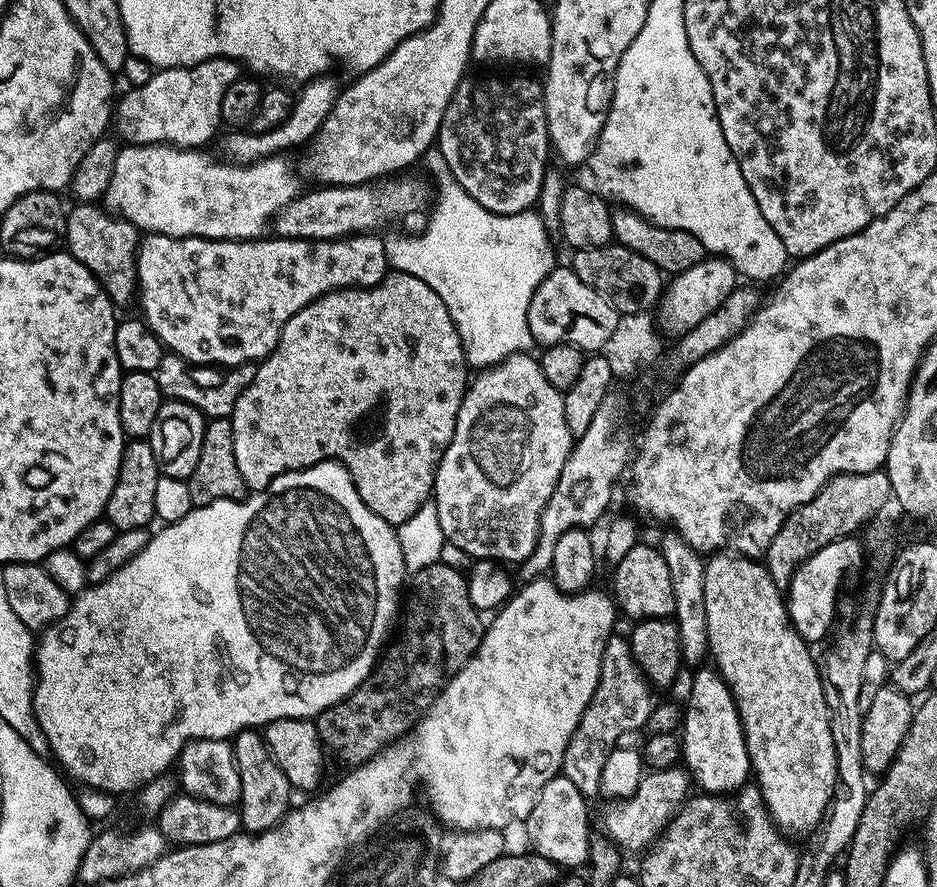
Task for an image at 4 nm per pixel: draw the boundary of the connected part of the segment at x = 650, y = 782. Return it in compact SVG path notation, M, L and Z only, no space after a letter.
M680 766L655 769L645 773L638 790L630 798L607 805L609 808L604 812L603 835L625 851L627 849L638 851L637 853L645 851L655 843L674 817L676 809L687 799L688 784L690 788L690 777Z

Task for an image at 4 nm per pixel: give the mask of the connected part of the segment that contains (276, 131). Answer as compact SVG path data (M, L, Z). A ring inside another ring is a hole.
M325 74L315 76L312 80L307 81L301 87L304 89L301 90L300 96L298 92L298 95L293 99L292 109L286 118L286 122L282 122L270 130L265 132L253 132L251 130L225 131L225 136L223 133L218 140L218 145L220 144L221 150L224 151L223 159L234 164L253 164L271 156L288 154L291 148L298 147L297 149L299 149L301 146L307 145L322 126L322 122L326 122L330 110L336 105L336 97L342 91L342 84L339 84L334 77L335 75Z

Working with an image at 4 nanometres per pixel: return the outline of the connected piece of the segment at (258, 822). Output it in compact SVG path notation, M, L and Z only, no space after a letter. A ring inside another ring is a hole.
M245 730L237 733L232 744L232 752L236 755L236 765L242 782L238 811L243 831L255 834L270 830L290 811L294 795L292 784L274 762L268 744L259 731Z

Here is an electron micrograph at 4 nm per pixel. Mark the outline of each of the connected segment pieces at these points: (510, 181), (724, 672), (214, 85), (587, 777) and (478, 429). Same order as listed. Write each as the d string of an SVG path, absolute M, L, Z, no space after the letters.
M484 76L481 80L471 80L471 78L461 80L456 88L456 93L452 96L452 101L446 110L446 114L442 118L442 126L438 137L439 148L440 156L444 159L445 166L452 171L451 179L455 183L460 184L462 190L466 190L466 194L470 194L470 198L474 198L474 202L486 206L486 210L490 210L494 214L506 214L509 216L510 214L529 211L537 203L542 190L544 173L550 168L550 163L548 163L548 156L550 160L548 119L546 118L546 106L544 105L543 83L539 79L535 80L532 76Z
M727 550L717 552L707 557L704 573L706 574L704 605L706 606L706 630L708 631L710 660L721 678L726 682L728 689L732 691L732 697L736 703L746 738L746 750L752 763L751 775L754 777L754 783L762 794L764 805L768 807L768 813L772 815L772 821L776 823L776 827L781 832L792 838L797 838L796 836L802 835L803 832L812 834L820 828L837 787L834 734L831 733L831 711L828 706L828 699L824 697L826 684L822 679L821 669L818 667L818 660L812 657L813 649L797 634L792 620L788 617L788 606L785 597L782 595L782 589L774 582L774 578L770 578L767 567L759 559L733 554Z
M225 56L189 68L153 71L145 85L129 87L121 100L119 97L114 108L115 135L128 144L174 144L178 148L203 149L217 139L216 127L222 124L222 94L241 76L241 65Z
M620 634L612 635L604 647L600 681L594 690L594 698L590 698L564 755L562 774L570 778L574 786L578 786L584 797L600 796L602 766L606 766L606 758L610 758L610 754L623 741L620 739L628 727L638 730L645 727L654 707L652 695L653 689L644 679L636 659L632 656L631 643L625 637L623 640Z
M528 352L507 356L477 376L480 377L477 380L475 377L464 393L452 441L436 468L432 491L438 522L442 522L445 541L471 558L520 566L534 554L542 510L546 510L546 502L550 502L550 494L558 486L562 466L566 466L566 458L572 452L574 438L570 426L566 426L564 392L550 386L546 374L542 374L539 359Z

